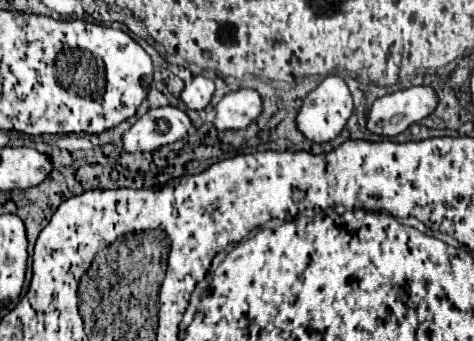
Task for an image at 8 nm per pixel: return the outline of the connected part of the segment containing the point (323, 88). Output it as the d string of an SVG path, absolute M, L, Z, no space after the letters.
M327 76L313 92L309 92L303 100L303 106L297 116L297 128L313 142L323 144L339 136L339 132L345 128L349 116L353 112L353 98L351 92L341 76Z

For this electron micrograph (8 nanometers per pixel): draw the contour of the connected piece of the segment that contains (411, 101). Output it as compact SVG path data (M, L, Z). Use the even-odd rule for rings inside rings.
M413 86L393 94L377 98L367 120L367 128L373 134L397 136L411 124L429 116L439 98L431 86Z

